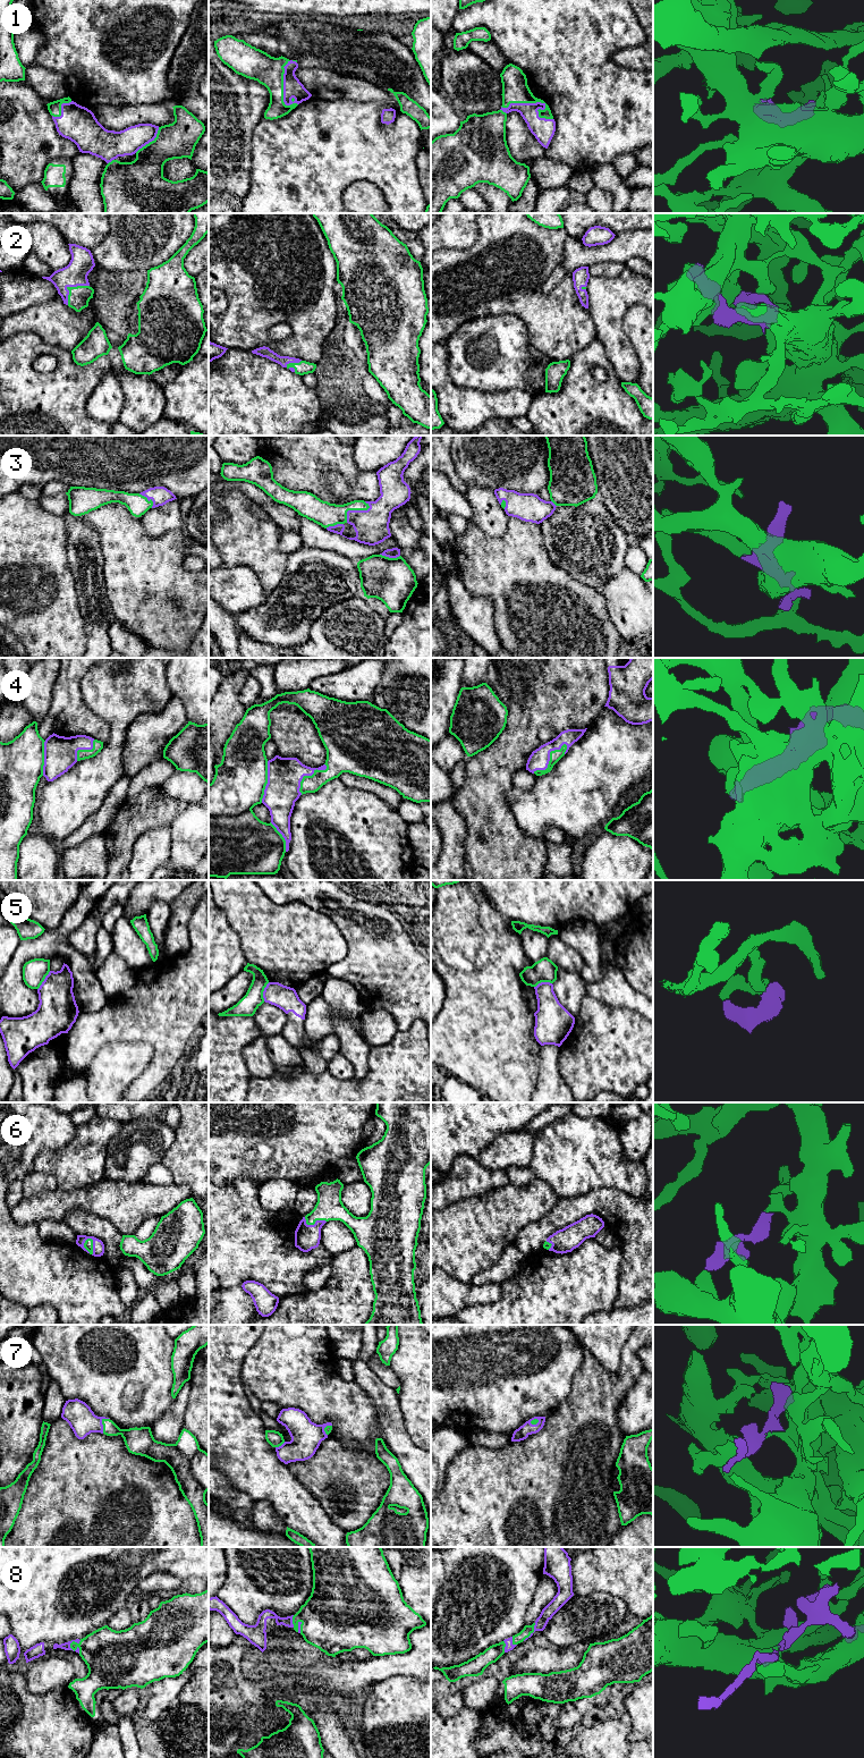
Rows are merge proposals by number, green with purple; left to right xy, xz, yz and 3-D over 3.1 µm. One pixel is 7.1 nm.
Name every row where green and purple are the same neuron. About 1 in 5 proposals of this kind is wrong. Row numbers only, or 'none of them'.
1, 2, 3, 4, 6, 7, 8

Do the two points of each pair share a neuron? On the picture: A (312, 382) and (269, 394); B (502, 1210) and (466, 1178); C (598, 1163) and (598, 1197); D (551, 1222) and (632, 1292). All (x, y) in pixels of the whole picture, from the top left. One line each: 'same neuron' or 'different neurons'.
A: different neurons
B: different neurons
C: different neurons
D: same neuron

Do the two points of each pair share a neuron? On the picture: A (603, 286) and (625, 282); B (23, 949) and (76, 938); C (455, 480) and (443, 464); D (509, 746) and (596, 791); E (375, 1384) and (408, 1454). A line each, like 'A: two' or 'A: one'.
A: one
B: two
C: one
D: two
E: one

